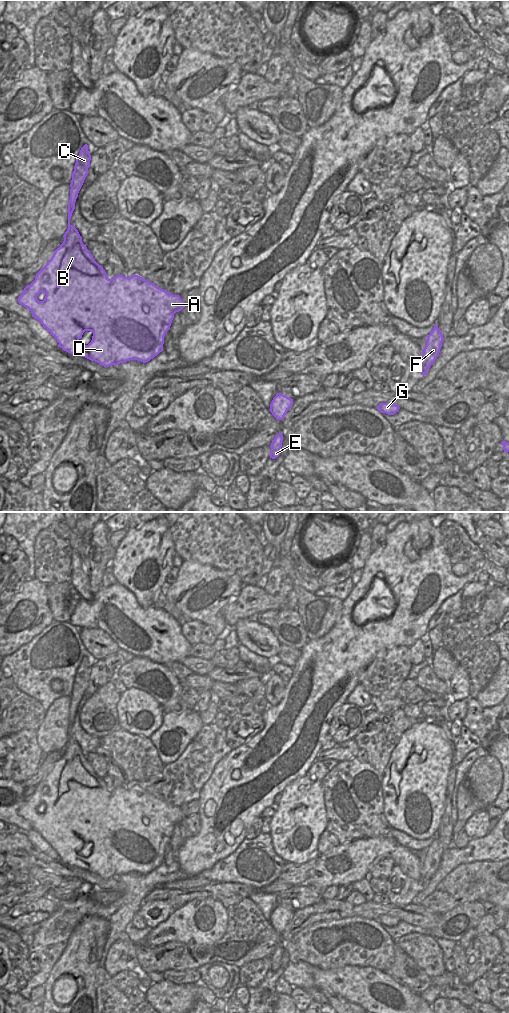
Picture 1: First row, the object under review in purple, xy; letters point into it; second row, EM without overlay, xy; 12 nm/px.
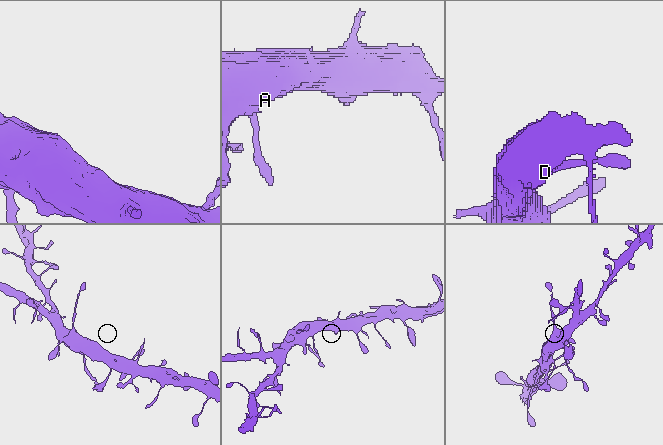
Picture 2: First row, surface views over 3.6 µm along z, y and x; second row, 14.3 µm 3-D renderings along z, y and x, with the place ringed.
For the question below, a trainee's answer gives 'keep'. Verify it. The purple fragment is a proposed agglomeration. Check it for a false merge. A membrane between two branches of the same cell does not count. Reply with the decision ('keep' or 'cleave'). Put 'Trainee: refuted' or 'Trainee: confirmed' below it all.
keep
Trainee: confirmed

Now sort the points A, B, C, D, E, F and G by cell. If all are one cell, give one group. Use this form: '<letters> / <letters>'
A B C D E F G

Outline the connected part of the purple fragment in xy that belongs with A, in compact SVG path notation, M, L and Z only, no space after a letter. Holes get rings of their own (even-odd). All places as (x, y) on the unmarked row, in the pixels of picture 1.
M85 656L76 670L70 696L70 712L68 714L68 741L64 753L57 760L47 776L36 786L35 792L24 800L18 809L18 815L28 820L32 829L39 832L44 840L55 849L59 859L64 863L95 873L104 879L118 877L130 872L146 875L163 863L164 848L170 841L174 826L186 817L179 807L173 807L138 787L124 789L122 786L108 791L103 779L99 777L86 757L82 754L78 742L70 736L70 730L75 721L78 705L88 686L91 667ZM67 784L68 791L58 796L59 785ZM85 843L92 843L92 852L88 857L79 854Z

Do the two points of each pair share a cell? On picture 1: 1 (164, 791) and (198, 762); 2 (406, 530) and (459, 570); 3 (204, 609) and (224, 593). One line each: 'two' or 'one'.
1: one
2: two
3: one

